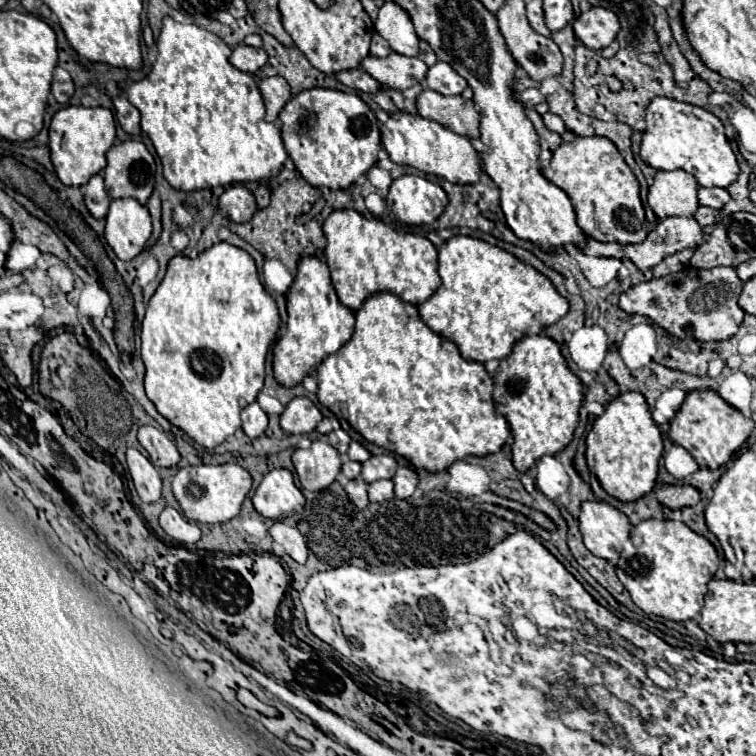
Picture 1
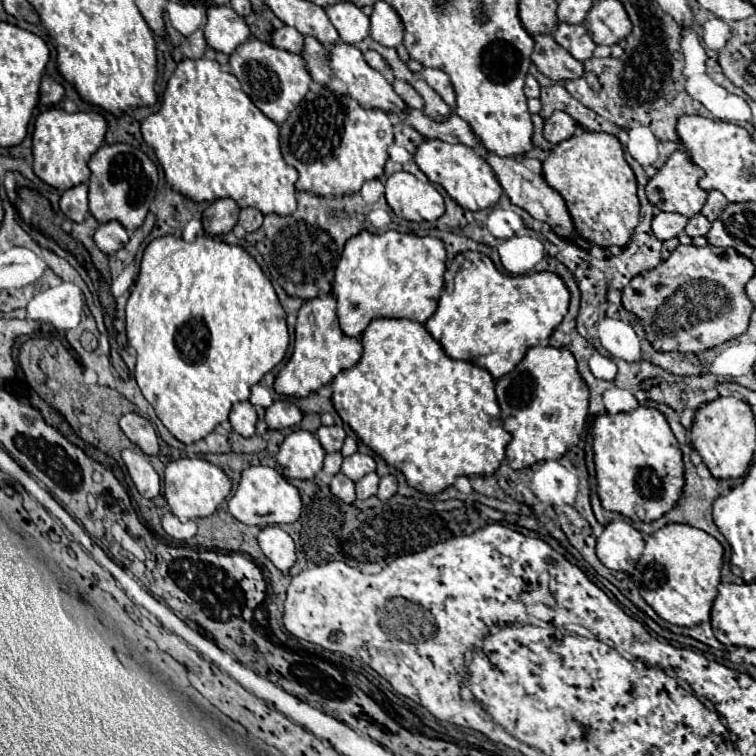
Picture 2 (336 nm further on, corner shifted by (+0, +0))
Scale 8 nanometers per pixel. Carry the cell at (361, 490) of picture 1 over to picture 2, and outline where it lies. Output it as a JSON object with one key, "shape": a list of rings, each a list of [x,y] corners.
{"shape":[[[337,473],[333,479],[331,479],[331,491],[333,495],[337,495],[341,501],[345,503],[355,503],[355,483],[345,477],[343,473]]]}

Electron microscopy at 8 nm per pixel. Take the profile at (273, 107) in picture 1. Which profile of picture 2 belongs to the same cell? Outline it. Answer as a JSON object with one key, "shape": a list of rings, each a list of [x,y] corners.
{"shape":[[[249,39],[237,51],[231,53],[231,73],[239,79],[243,91],[251,97],[251,101],[277,125],[281,125],[289,113],[297,107],[297,103],[307,95],[311,75],[307,73],[305,61],[289,51],[275,49],[269,43]]]}

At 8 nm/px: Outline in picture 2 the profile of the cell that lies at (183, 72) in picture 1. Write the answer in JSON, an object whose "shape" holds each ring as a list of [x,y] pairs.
{"shape":[[[183,59],[177,63],[171,79],[167,81],[161,109],[141,123],[141,135],[155,151],[169,187],[193,201],[231,197],[239,207],[257,207],[261,213],[279,215],[289,215],[297,207],[297,171],[281,157],[279,125],[257,111],[253,101],[243,93],[237,77],[233,73],[223,73],[215,59]]]}

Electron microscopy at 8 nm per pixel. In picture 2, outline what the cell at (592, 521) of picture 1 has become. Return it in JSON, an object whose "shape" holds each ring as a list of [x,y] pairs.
{"shape":[[[615,519],[605,525],[603,533],[597,537],[597,557],[599,561],[613,569],[631,573],[643,551],[641,533],[627,521]]]}

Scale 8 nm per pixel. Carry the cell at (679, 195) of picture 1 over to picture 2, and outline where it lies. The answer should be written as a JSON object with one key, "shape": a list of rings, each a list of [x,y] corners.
{"shape":[[[679,147],[665,161],[665,165],[659,167],[657,173],[649,179],[649,183],[645,187],[647,199],[651,205],[659,207],[661,211],[675,211],[675,213],[681,213],[685,217],[693,217],[695,213],[701,211],[701,207],[705,205],[705,199],[707,199],[707,193],[697,185],[701,175],[703,175],[703,171],[697,165],[689,163],[689,155],[685,155],[685,149]]]}

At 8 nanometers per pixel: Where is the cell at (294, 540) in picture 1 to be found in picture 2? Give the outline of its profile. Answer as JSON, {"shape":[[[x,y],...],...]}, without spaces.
{"shape":[[[271,525],[271,527],[261,529],[257,541],[259,541],[259,547],[263,549],[263,553],[273,561],[273,565],[277,569],[281,569],[285,573],[293,567],[297,555],[295,555],[295,543],[289,533],[285,533],[277,525]]]}

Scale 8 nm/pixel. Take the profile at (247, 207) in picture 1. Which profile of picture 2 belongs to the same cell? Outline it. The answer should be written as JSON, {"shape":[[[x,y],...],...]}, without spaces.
{"shape":[[[217,199],[203,211],[203,229],[209,235],[225,235],[235,227],[239,211],[241,209],[233,199]]]}

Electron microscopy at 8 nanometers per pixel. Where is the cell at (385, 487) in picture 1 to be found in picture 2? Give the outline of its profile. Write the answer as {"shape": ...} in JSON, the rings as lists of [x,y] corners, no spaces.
{"shape":[[[369,473],[363,479],[359,479],[355,485],[357,485],[357,499],[369,499],[371,495],[377,493],[379,475],[377,473]]]}

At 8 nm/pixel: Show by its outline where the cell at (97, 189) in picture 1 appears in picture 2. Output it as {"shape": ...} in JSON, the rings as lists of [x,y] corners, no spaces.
{"shape":[[[77,185],[73,189],[67,189],[63,195],[61,195],[61,201],[59,201],[59,207],[61,211],[75,223],[83,223],[89,215],[89,199],[87,199],[87,185]]]}

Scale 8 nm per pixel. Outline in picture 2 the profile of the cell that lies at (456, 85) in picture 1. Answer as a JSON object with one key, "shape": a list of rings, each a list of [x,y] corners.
{"shape":[[[425,67],[421,71],[421,75],[445,99],[445,103],[453,109],[455,107],[455,89],[453,89],[451,79],[441,69],[429,69],[429,67]]]}

